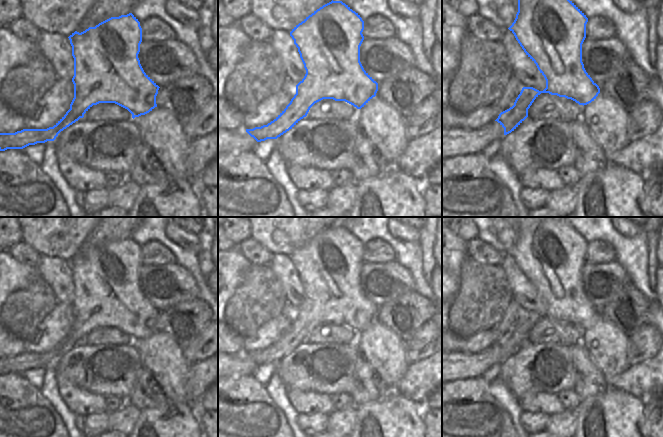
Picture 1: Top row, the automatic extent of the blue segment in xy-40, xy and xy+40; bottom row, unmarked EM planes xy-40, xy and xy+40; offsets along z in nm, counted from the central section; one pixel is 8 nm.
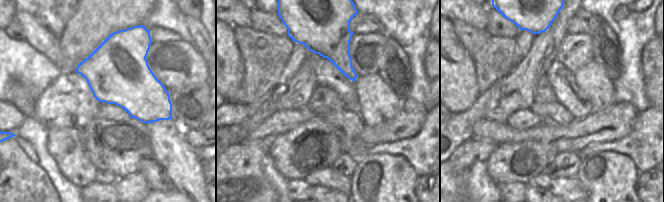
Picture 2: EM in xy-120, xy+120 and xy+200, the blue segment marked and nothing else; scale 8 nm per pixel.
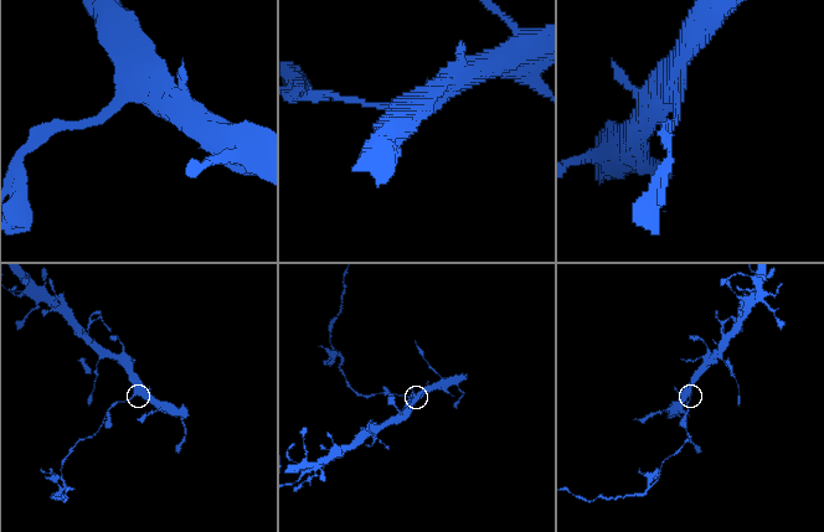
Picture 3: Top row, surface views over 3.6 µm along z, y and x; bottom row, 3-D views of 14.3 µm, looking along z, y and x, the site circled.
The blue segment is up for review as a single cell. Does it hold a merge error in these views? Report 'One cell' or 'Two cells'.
Two cells.

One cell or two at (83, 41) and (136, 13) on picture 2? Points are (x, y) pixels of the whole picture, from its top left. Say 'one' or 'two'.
one

